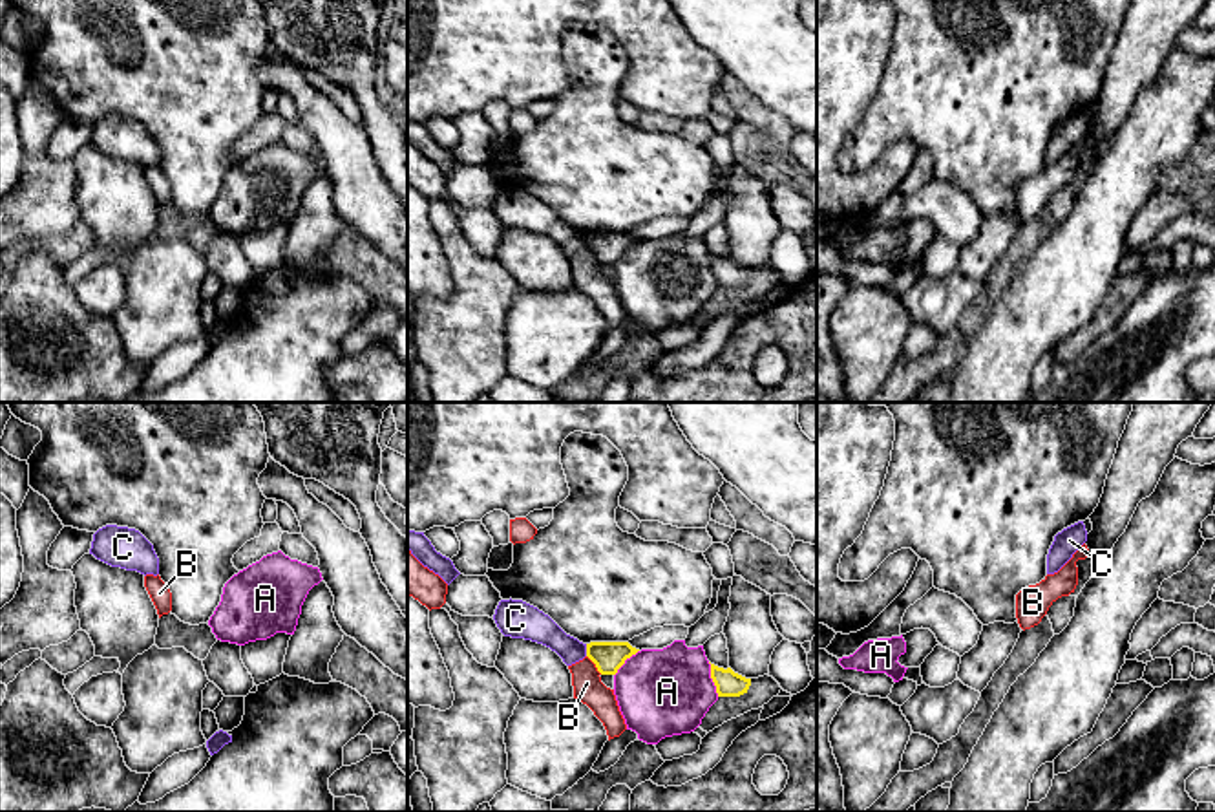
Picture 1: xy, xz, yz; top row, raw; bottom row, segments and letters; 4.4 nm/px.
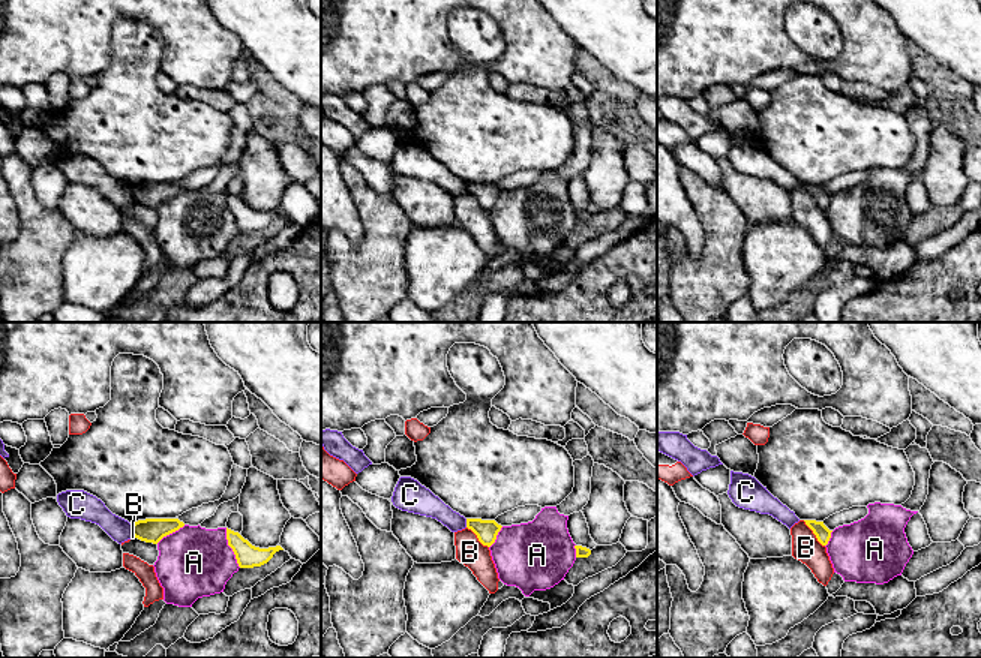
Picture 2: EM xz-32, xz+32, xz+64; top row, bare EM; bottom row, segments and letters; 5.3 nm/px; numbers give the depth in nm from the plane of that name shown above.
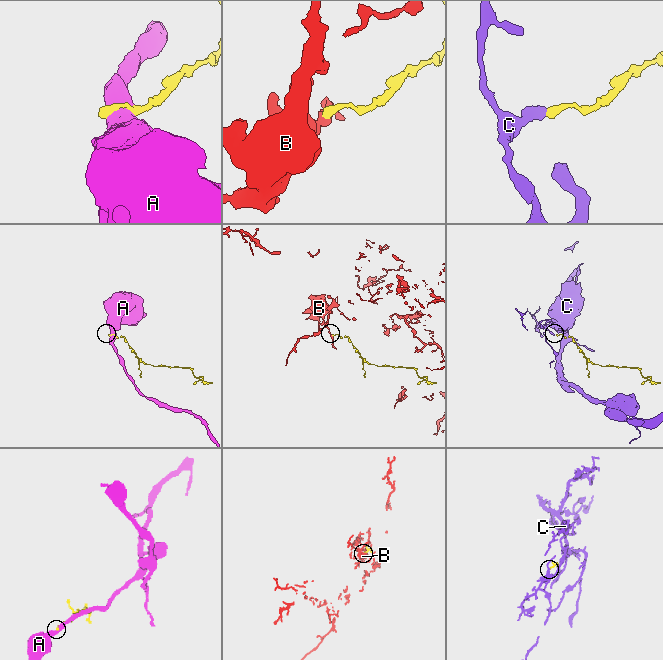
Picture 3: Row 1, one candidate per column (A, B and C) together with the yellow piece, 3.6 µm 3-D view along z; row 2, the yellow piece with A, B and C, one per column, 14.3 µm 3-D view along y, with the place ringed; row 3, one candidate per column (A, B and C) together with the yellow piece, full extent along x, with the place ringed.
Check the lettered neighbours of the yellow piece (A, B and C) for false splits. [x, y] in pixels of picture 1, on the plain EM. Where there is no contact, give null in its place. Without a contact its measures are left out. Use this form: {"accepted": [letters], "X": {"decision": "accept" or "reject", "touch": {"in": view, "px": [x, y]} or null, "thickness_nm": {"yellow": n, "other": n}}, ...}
{"accepted": [], "A": {"decision": "reject", "touch": {"in": "xz", "px": [711, 267]}, "thickness_nm": {"yellow": 120, "other": 380}}, "B": {"decision": "reject", "touch": {"in": "xz", "px": [594, 253]}, "thickness_nm": {"yellow": 140, "other": 130}}, "C": {"decision": "reject", "touch": {"in": "xz", "px": [587, 240]}, "thickness_nm": {"yellow": 140, "other": 140}}}

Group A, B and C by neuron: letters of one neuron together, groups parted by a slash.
A / B / C

